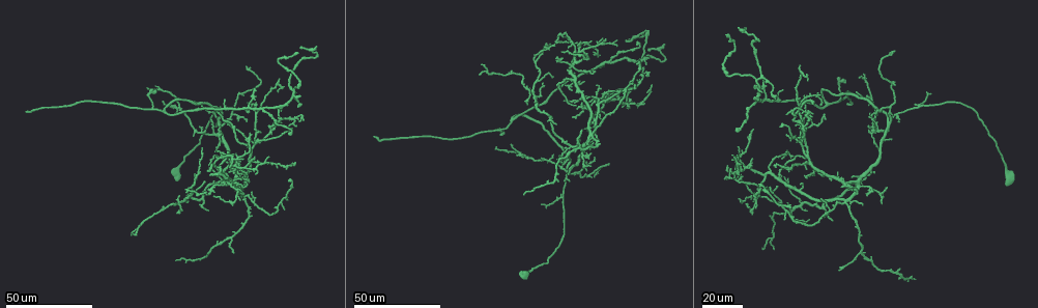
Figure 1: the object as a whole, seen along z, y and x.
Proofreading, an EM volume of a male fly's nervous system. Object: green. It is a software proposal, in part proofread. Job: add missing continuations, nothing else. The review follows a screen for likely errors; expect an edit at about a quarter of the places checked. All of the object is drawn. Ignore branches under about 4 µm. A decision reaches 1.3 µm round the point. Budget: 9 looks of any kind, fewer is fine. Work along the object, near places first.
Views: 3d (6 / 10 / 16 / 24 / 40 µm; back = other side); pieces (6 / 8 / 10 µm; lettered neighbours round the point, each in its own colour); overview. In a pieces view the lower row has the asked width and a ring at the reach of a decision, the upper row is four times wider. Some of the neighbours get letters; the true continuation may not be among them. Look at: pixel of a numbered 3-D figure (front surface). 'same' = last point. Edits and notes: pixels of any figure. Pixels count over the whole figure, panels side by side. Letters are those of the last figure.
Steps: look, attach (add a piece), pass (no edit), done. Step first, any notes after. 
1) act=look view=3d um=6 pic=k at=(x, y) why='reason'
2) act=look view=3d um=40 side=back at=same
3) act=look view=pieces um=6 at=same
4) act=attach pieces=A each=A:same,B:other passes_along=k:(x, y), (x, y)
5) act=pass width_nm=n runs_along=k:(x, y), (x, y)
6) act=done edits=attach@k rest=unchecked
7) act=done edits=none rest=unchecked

act=look view=3d um=24 pic=1 at=(214, 151) why='free end'

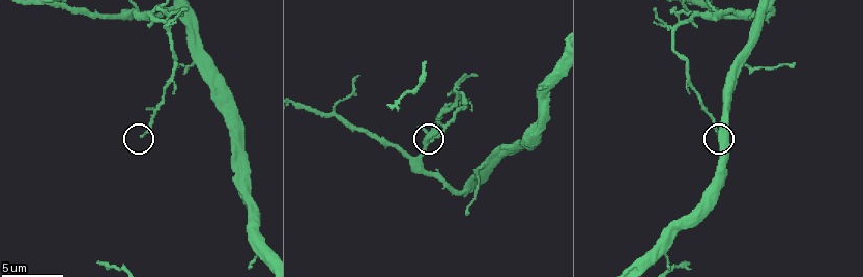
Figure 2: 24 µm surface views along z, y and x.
act=look view=pieces um=10 pic=2 at=(433, 142)

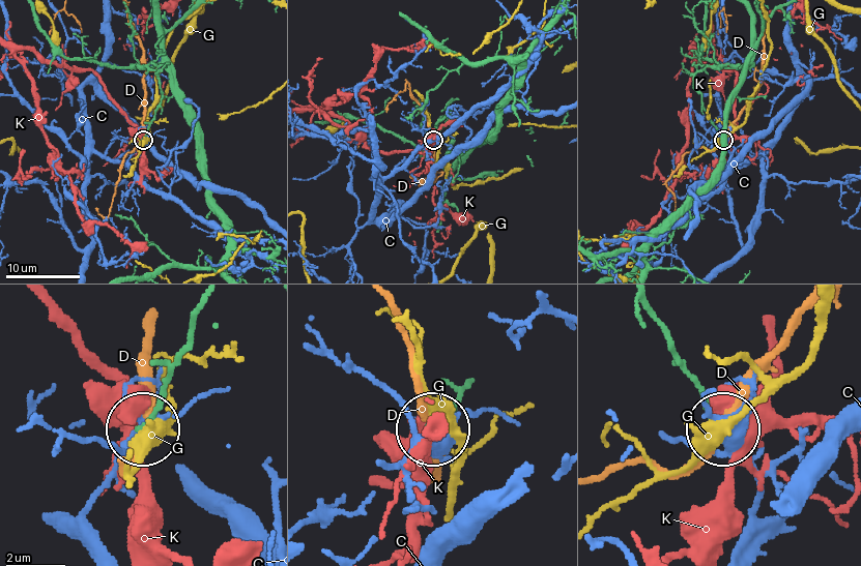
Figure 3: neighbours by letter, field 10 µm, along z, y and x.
act=pass each=C:other,D:other,G:other,K:other runs_along=3:(646, 306), (717, 423) found='no lettered piece goes on from it'

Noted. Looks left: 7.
act=look view=3d um=40 pic=1 at=(254, 100) why='tapers out'

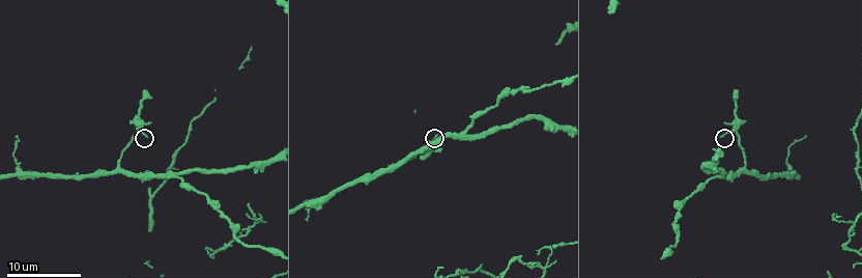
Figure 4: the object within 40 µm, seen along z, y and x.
act=look view=pieces um=10 pic=4 at=(721, 137)

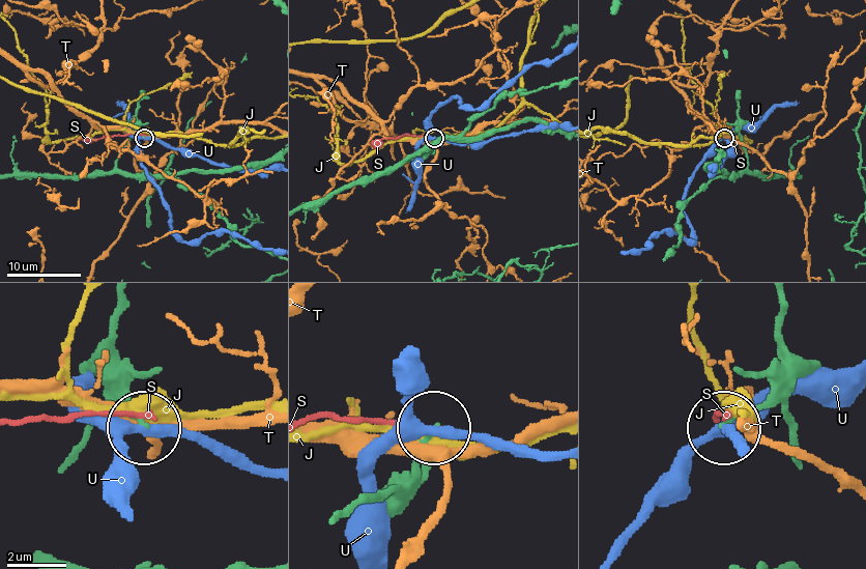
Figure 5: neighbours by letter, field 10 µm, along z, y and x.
act=pass each=J:other,S:other,T:other,U:other found='no lettered piece goes on from it'

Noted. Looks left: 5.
act=look view=3d um=40 pic=1 at=(580, 105) why='free end'

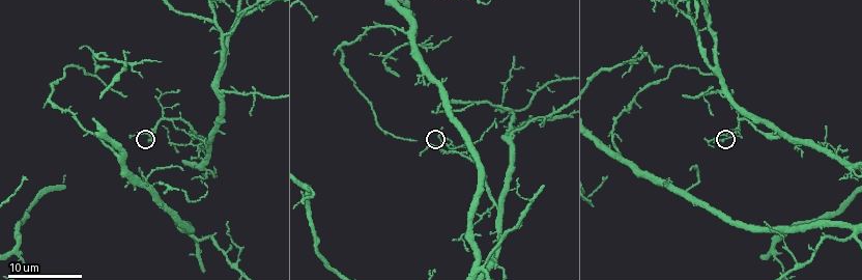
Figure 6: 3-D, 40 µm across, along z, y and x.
act=look view=pieces um=10 pic=6 at=(442, 130) why='what lies round it'

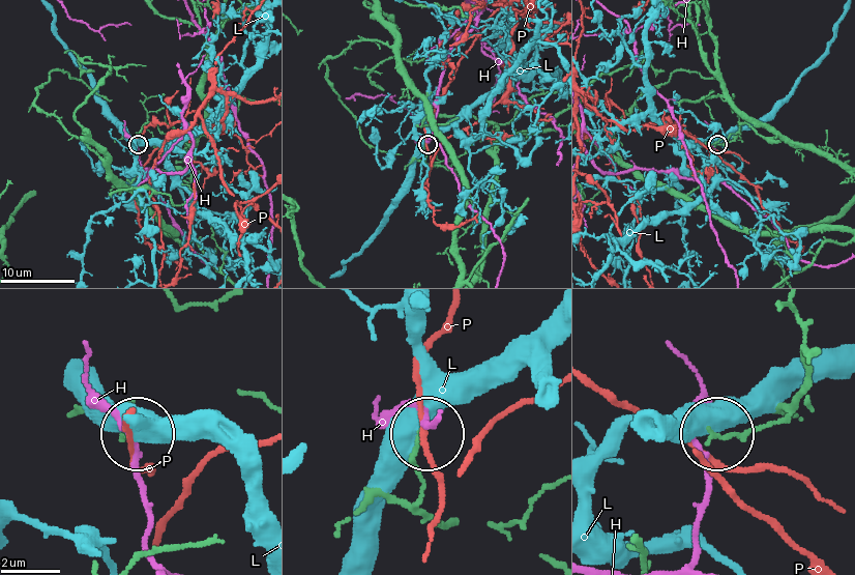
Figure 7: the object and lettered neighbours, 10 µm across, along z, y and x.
act=pass width_nm=150 each=H:other,L:other,P:other found='none of them fits'

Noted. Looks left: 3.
act=look view=3d um=24 pic=1 at=(557, 183) why='branch stops here'

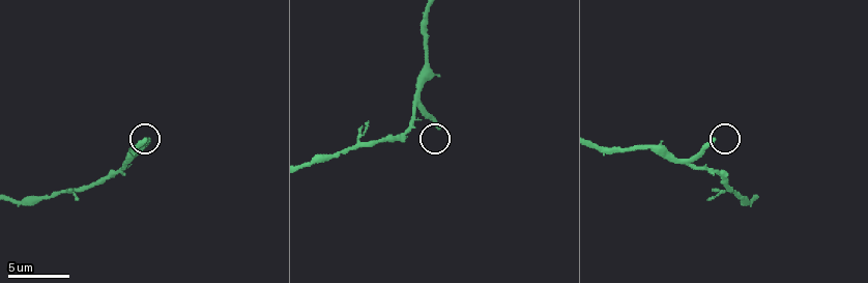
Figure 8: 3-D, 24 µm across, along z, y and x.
act=look view=pieces um=10 pic=8 at=(440, 128) why='what lies round it'

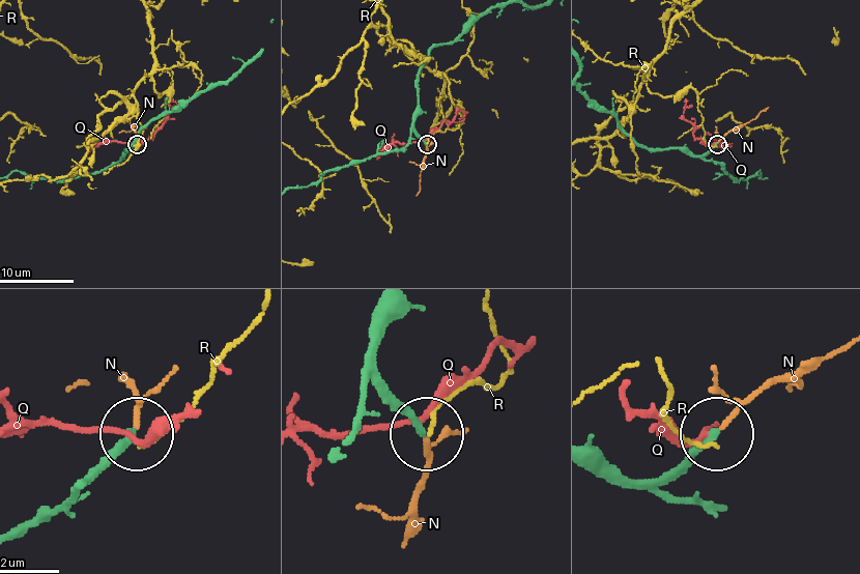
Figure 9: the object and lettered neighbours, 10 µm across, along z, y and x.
act=attach pieces=N each=N:same,Q:other,R:other passes_along=9:(84, 482), (136, 428), (136, 388), (128, 378) found='the neuron continues'

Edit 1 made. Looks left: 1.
act=done edits=attach@9 rest=unchecked

